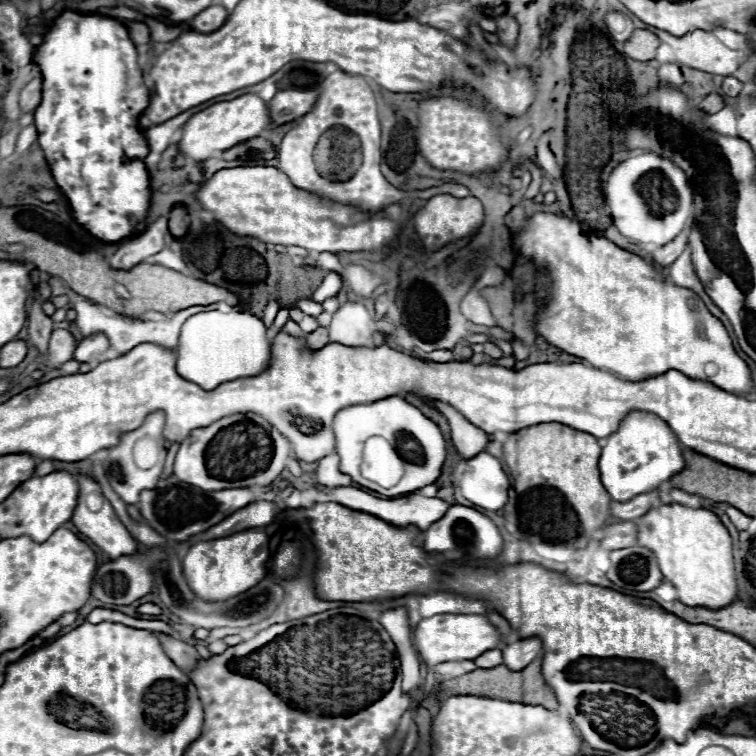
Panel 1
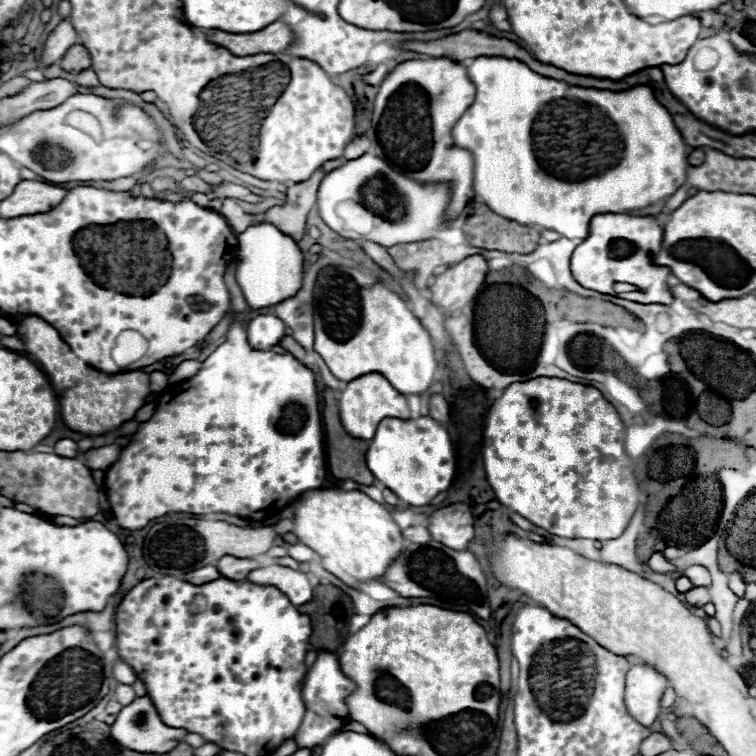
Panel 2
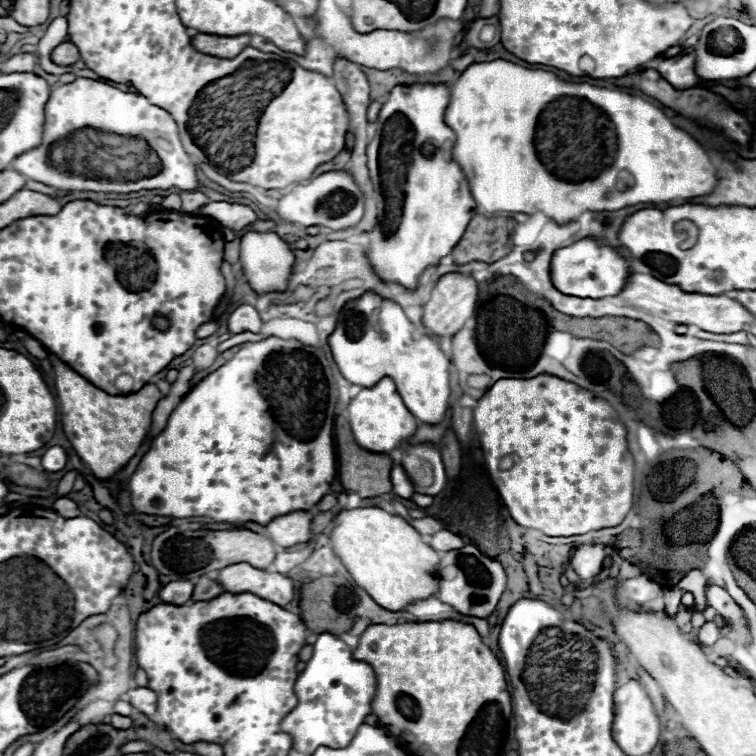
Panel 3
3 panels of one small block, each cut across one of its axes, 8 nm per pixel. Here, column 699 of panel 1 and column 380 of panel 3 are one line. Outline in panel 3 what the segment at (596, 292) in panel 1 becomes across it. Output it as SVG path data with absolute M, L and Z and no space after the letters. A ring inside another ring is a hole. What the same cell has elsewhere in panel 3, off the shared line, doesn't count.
M364 292L358 300L346 302L328 346L340 374L350 384L370 388L388 376L394 380L406 408L420 422L438 424L444 420L450 398L450 360L440 348L440 338L416 334L416 326L392 300L382 300L376 292Z

